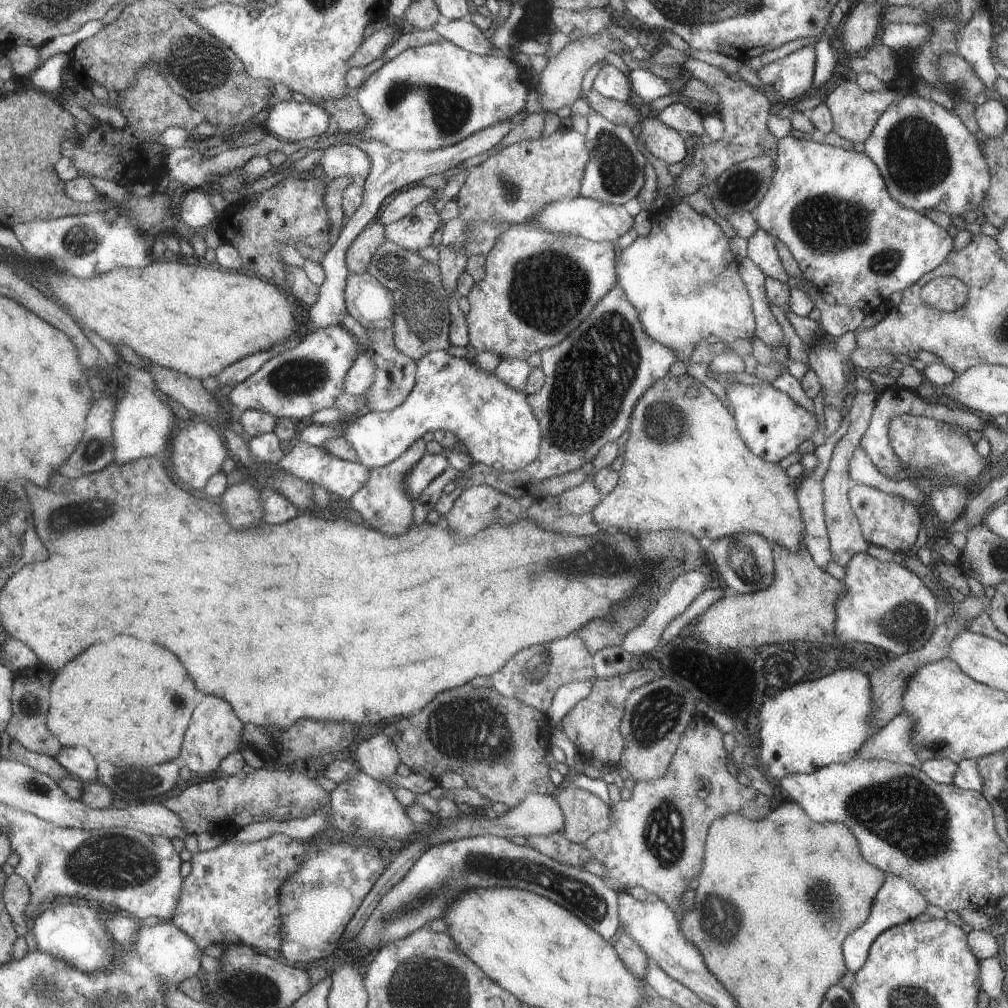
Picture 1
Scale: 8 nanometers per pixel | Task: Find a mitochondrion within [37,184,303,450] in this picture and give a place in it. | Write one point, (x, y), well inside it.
(78, 241)

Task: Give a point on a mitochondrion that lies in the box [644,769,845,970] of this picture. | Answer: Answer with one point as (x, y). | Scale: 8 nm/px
(725, 920)

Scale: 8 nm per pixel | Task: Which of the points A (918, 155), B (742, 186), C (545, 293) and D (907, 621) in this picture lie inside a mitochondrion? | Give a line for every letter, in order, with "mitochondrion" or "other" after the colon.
A: mitochondrion
B: mitochondrion
C: mitochondrion
D: mitochondrion

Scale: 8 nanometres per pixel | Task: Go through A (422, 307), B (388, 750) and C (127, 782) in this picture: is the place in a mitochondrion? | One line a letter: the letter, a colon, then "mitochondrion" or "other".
A: mitochondrion
B: other
C: mitochondrion

